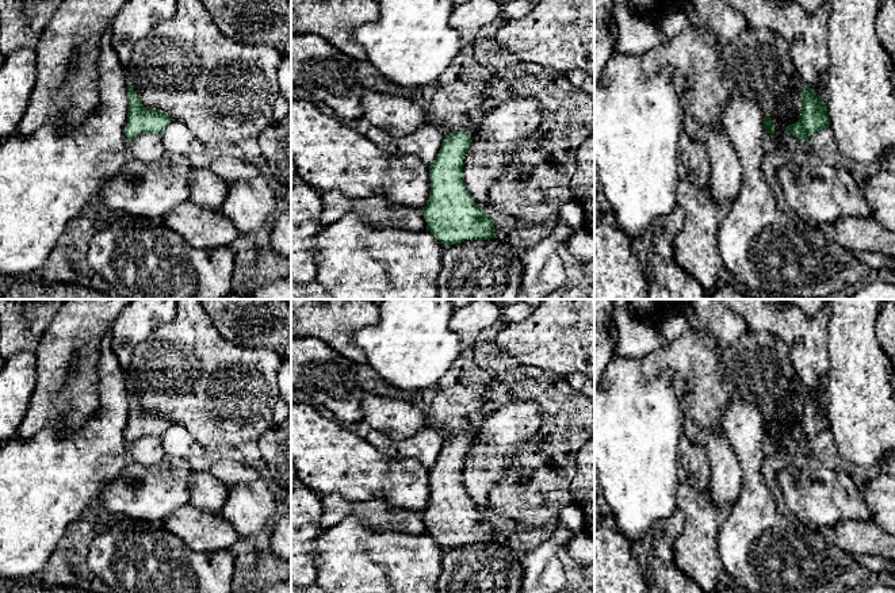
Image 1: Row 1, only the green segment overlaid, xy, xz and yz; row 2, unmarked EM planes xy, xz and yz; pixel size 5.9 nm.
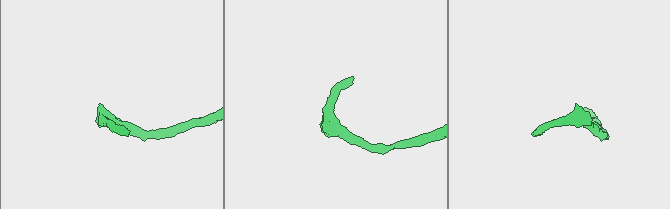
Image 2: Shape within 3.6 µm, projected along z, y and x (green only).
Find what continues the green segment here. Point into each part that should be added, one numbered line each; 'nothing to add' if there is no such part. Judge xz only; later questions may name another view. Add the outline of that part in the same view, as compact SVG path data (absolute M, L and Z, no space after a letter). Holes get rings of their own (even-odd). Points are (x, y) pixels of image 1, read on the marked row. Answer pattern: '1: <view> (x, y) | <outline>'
nothing to add

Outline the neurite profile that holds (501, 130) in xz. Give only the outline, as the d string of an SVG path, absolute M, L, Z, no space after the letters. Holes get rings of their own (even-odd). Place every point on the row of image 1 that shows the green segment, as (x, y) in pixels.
M532 97L505 102L479 122L475 141L463 160L463 183L478 206L489 206L489 188L505 172L521 141L539 127L542 114Z

